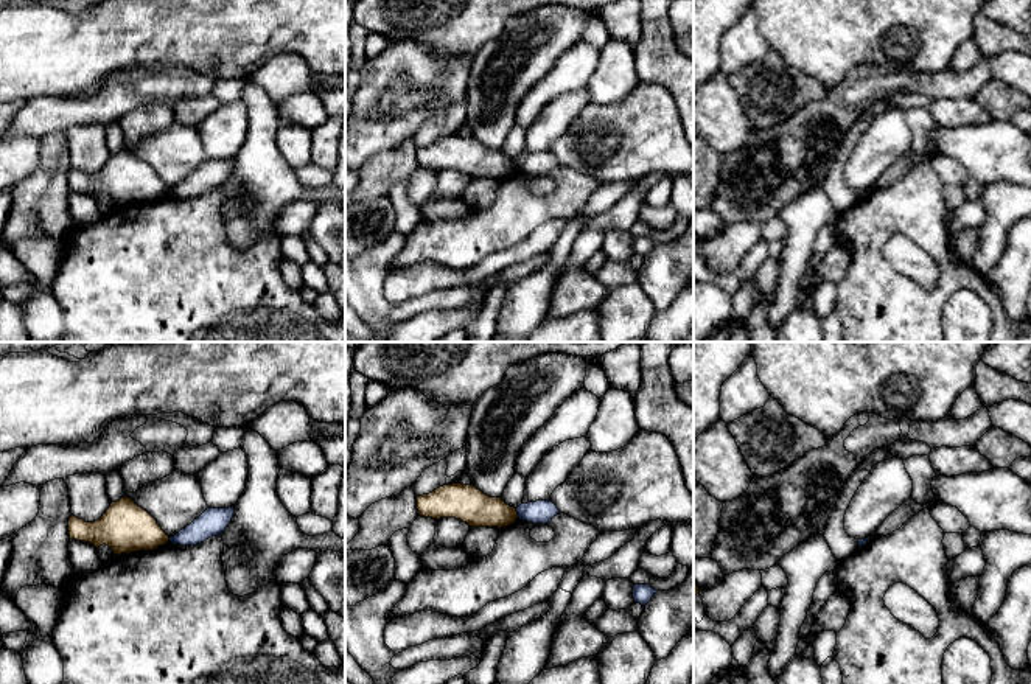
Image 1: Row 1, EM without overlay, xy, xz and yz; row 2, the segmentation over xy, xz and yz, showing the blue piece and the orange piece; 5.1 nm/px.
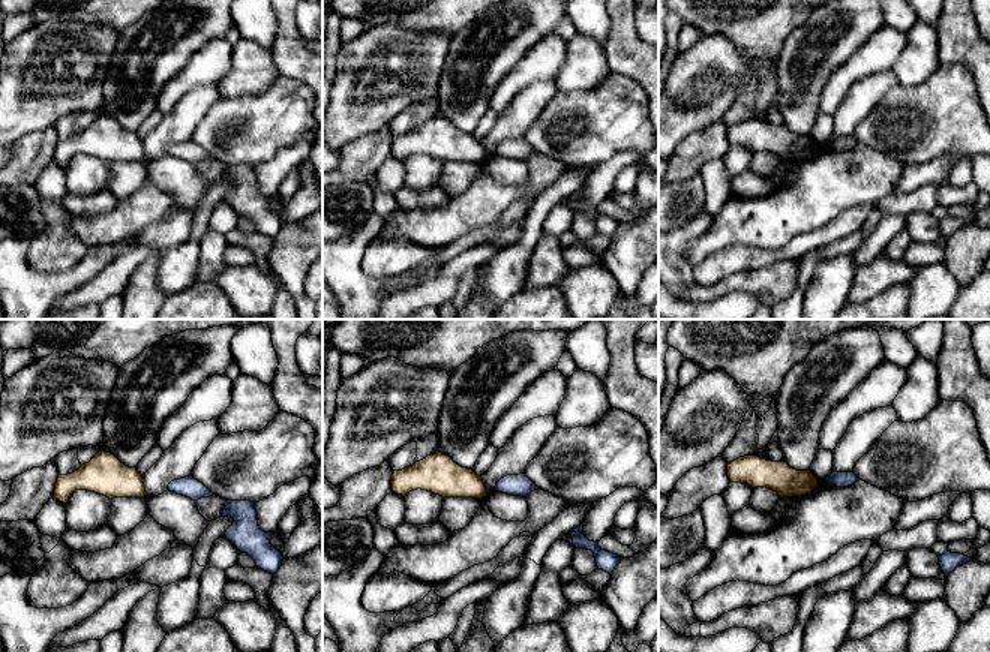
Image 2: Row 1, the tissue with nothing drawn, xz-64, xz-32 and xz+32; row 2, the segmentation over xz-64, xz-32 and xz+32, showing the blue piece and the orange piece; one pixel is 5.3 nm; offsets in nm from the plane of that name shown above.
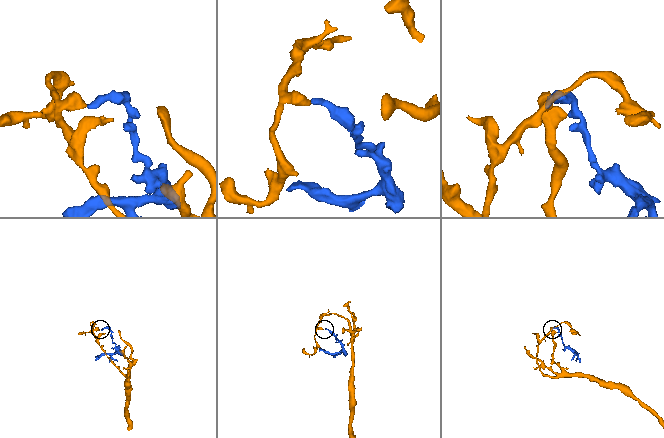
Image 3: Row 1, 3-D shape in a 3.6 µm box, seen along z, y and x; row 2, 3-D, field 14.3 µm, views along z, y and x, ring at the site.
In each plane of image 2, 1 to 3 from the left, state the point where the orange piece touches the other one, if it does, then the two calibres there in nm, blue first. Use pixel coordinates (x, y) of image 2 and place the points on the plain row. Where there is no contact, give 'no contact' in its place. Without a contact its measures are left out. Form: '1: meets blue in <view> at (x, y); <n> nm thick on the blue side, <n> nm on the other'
1: no contact
2: no contact
3: no contact

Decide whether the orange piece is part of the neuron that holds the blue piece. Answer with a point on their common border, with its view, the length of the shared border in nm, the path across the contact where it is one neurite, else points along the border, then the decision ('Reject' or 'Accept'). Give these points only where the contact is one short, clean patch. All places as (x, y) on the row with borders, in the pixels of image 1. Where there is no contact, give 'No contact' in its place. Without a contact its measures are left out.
Touches blue at xz (518, 513). Shared border 50 nm. Boundary: xz (515, 509), (518, 516). Reject

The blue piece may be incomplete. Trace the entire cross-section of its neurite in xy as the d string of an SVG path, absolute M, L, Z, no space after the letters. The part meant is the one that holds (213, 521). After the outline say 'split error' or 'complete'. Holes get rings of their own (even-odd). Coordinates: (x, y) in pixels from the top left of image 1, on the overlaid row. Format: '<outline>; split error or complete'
M207 508L197 519L170 538L173 544L196 546L221 535L230 524L235 508Z; complete

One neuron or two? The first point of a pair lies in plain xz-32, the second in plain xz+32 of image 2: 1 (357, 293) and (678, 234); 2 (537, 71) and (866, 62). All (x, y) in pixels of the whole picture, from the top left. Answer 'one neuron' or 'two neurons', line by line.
1: one neuron
2: one neuron

